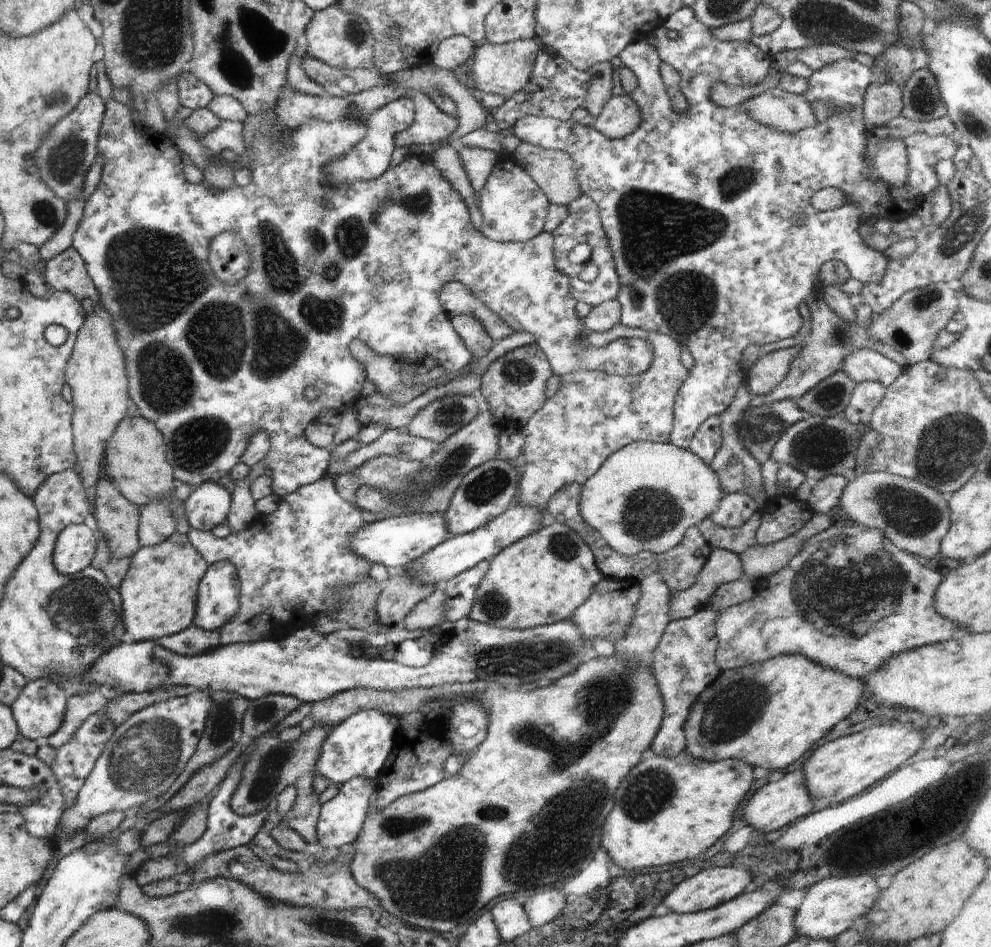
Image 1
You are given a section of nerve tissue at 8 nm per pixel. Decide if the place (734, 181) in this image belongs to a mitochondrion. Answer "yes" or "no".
yes

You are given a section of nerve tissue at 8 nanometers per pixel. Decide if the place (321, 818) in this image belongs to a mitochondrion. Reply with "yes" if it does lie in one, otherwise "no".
no

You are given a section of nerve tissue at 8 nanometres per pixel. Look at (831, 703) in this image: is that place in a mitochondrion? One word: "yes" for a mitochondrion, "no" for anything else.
no

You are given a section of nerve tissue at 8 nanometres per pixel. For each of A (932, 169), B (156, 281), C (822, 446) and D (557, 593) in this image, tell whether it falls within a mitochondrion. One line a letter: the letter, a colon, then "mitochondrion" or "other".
A: other
B: mitochondrion
C: mitochondrion
D: other

